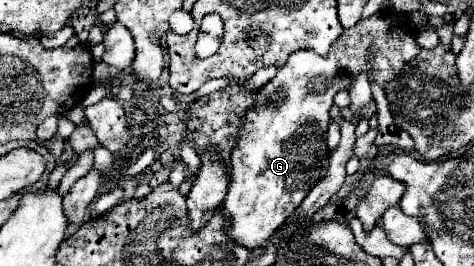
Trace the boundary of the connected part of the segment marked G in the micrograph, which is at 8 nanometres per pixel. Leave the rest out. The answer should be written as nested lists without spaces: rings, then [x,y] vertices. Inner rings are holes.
[[[371,16],[367,20],[359,20],[353,28],[345,30],[343,36],[333,44],[329,54],[325,58],[317,56],[315,52],[309,50],[297,50],[289,56],[285,66],[279,68],[273,80],[269,80],[261,90],[255,94],[255,104],[245,112],[243,124],[237,128],[239,138],[235,140],[235,146],[231,150],[231,180],[229,188],[225,194],[225,200],[221,208],[225,214],[231,218],[229,224],[229,236],[243,244],[245,248],[253,250],[257,246],[263,246],[269,236],[291,216],[291,212],[303,202],[303,198],[309,194],[309,188],[317,184],[321,176],[321,164],[327,160],[329,148],[325,144],[325,134],[329,126],[329,108],[333,104],[333,96],[339,90],[347,90],[349,86],[349,76],[353,72],[369,72],[369,80],[379,82],[385,86],[409,60],[417,56],[421,50],[415,44],[413,30],[401,28],[405,20],[401,18],[385,18],[381,16]],[[373,52],[373,64],[365,64],[365,54]]]

